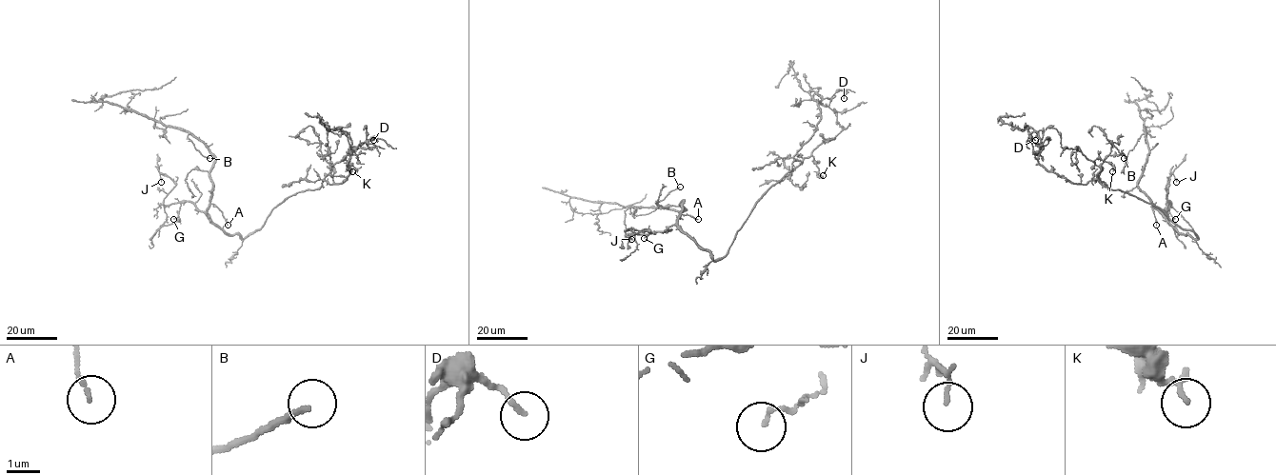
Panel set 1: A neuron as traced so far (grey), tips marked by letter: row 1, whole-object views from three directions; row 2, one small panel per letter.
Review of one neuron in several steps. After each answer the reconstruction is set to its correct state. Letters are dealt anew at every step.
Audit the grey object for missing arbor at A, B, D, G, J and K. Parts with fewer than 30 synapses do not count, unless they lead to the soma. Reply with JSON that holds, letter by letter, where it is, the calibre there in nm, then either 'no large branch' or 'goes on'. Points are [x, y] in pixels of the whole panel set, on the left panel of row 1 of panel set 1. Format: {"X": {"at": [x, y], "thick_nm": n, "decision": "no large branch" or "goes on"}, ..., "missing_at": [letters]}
{"A": {"at": [228, 225], "thick_nm": 110, "decision": "no large branch"}, "B": {"at": [209, 158], "thick_nm": 190, "decision": "no large branch"}, "D": {"at": [373, 140], "thick_nm": 140, "decision": "no large branch"}, "G": {"at": [173, 219], "thick_nm": 120, "decision": "no large branch"}, "J": {"at": [161, 182], "thick_nm": 70, "decision": "no large branch"}, "K": {"at": [352, 171], "thick_nm": 100, "decision": "no large branch"}, "missing_at": []}

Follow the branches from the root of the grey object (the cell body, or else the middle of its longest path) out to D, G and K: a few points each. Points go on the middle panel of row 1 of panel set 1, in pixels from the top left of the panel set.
D: (707, 250), (721, 259), (754, 204), (791, 169), (817, 128), (817, 102), (828, 106), (840, 90), (844, 98)
G: (707, 250), (700, 247), (675, 225), (663, 231), (649, 232), (644, 238)
K: (707, 250), (714, 260), (726, 253), (754, 204), (795, 160), (812, 156), (817, 174), (823, 175)

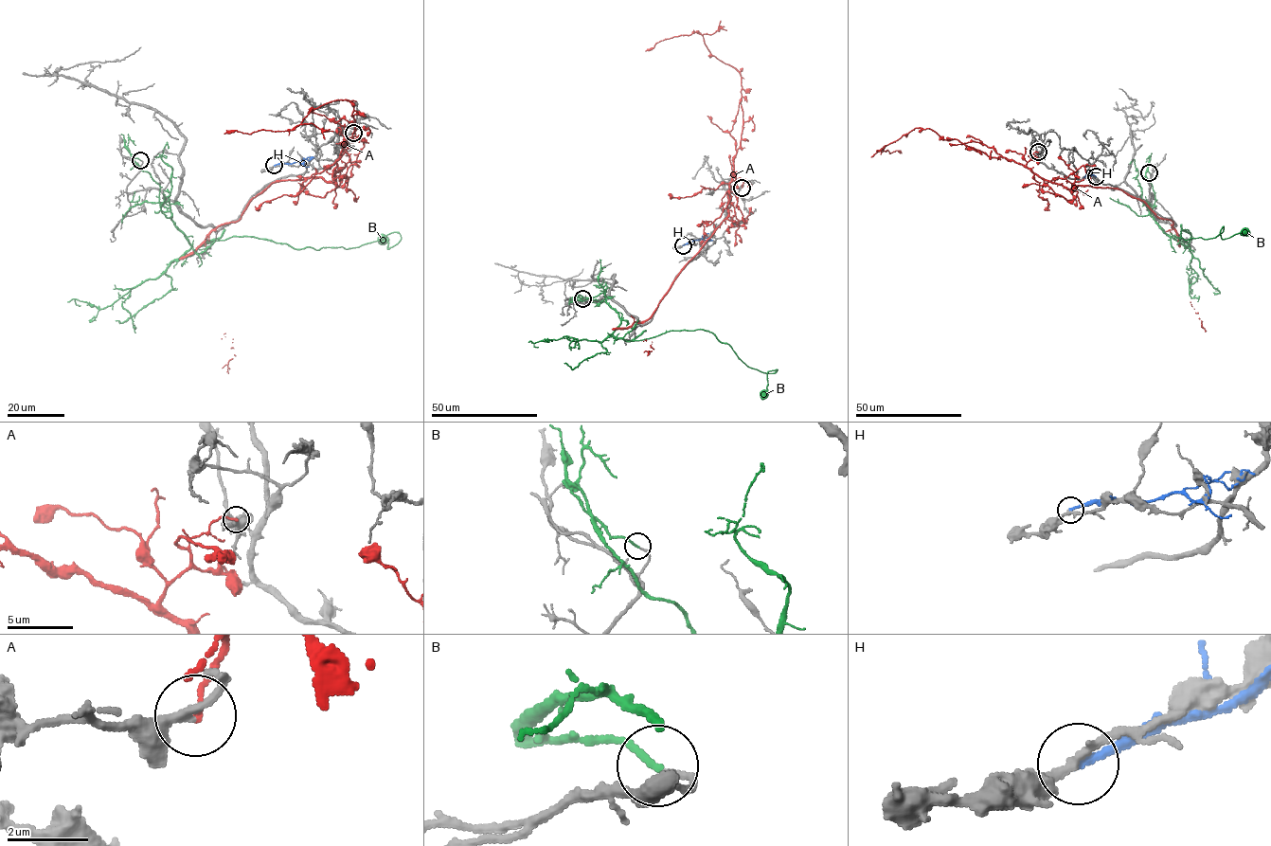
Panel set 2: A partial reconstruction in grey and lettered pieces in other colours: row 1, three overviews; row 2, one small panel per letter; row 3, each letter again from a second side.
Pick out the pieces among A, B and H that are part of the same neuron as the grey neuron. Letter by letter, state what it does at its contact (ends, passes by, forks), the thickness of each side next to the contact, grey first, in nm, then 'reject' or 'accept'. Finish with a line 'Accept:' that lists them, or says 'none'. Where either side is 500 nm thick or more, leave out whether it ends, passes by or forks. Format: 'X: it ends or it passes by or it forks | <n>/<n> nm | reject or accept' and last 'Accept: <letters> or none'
A: it ends | 260/130 nm | reject
B: it ends | 150/160 nm | reject
H: it ends | 200/220 nm | reject
Accept: none

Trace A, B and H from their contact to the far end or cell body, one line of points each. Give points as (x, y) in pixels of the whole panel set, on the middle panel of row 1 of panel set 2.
A: (742, 188), (742, 178), (733, 175), (728, 216), (653, 313), (615, 329), (652, 350), (649, 354)
B: (582, 298), (605, 298), (620, 319), (613, 335), (628, 341), (711, 332), (748, 367), (778, 369), (761, 399)
H: (683, 245), (704, 236), (708, 240)

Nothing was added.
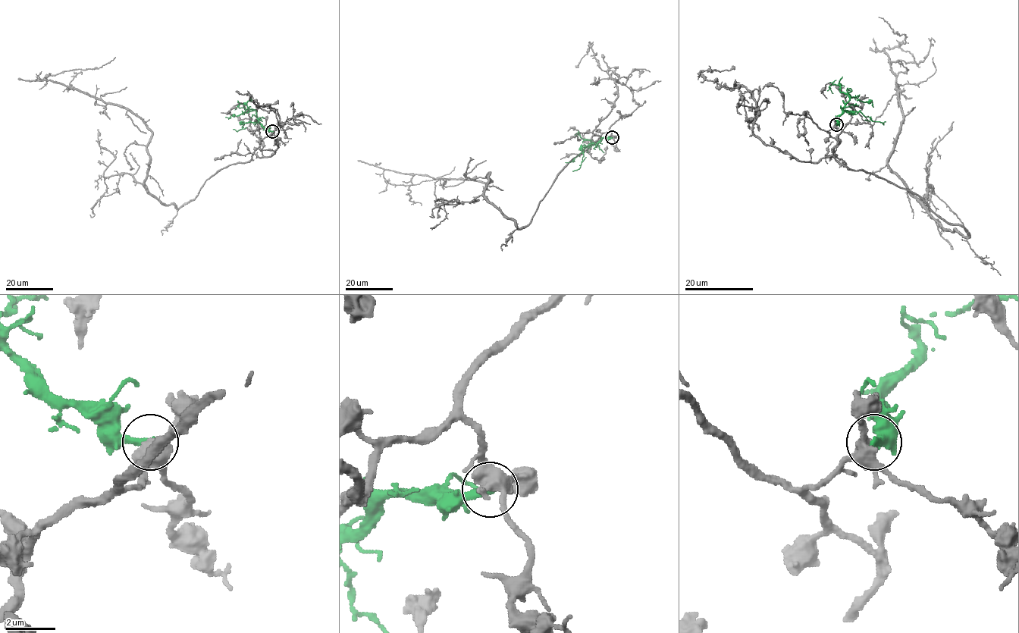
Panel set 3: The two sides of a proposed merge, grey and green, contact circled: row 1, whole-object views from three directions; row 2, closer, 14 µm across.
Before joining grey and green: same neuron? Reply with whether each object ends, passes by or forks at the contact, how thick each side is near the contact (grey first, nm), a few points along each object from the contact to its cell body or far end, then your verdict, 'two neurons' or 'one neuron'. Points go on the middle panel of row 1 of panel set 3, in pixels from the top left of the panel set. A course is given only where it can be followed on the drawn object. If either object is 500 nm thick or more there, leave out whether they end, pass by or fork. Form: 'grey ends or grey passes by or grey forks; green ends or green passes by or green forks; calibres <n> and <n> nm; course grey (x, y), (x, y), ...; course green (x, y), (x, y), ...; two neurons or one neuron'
grey forks; green ends; calibres 440 and 340 nm; course grey (612, 137), (594, 135), (520, 227), (484, 195), (490, 173), (488, 183), (383, 177), (418, 184), (455, 166); course green (612, 137), (603, 137), (596, 146), (591, 145), (585, 148), (572, 161), (565, 162); two neurons

